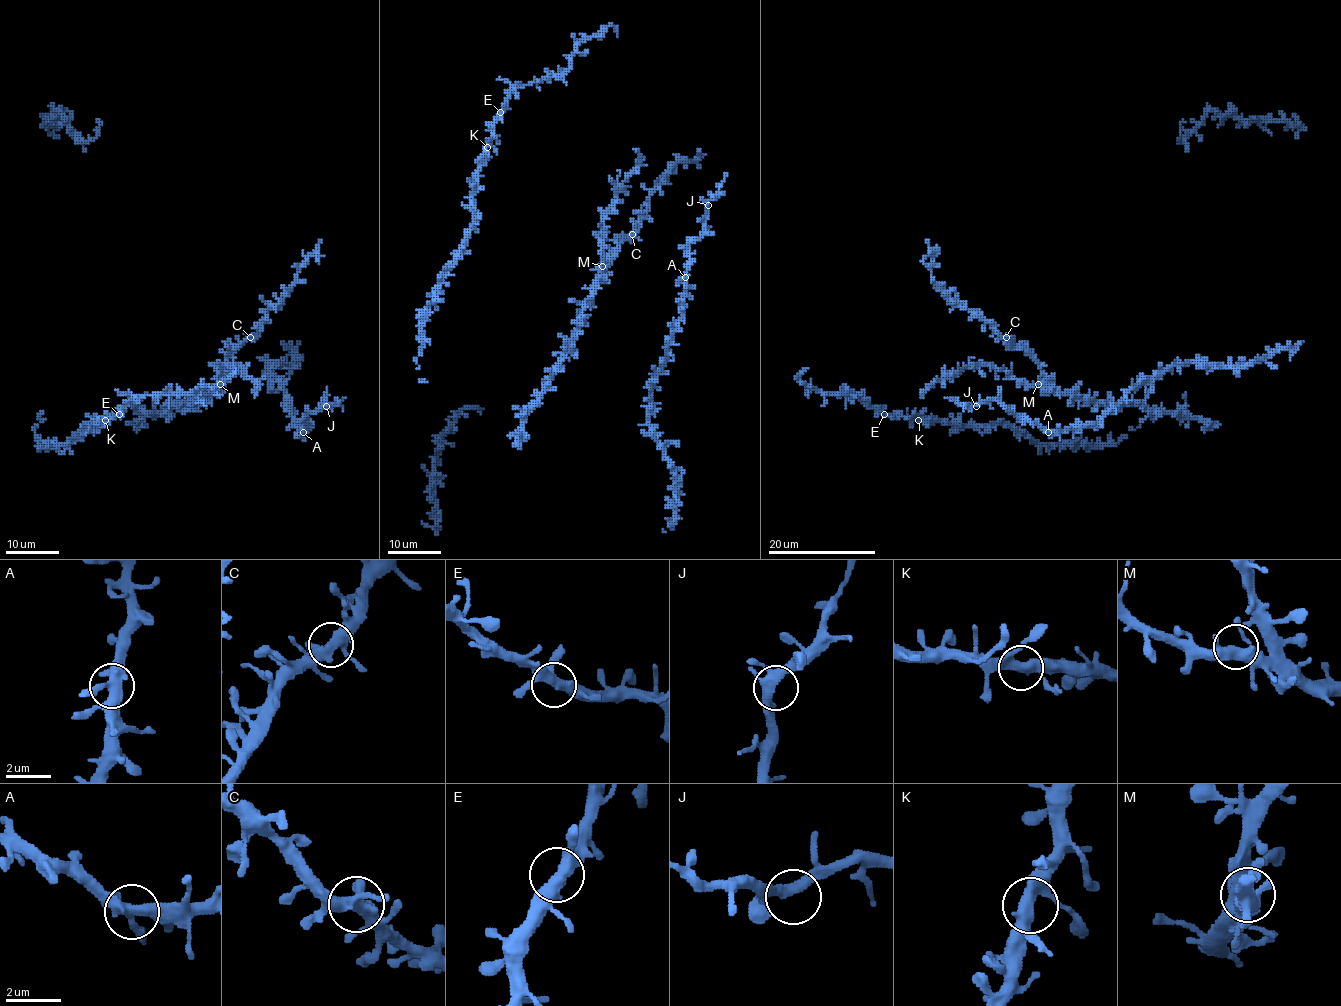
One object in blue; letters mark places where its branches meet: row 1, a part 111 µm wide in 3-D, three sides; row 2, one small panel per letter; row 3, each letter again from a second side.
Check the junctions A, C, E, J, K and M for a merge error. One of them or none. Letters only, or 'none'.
none

